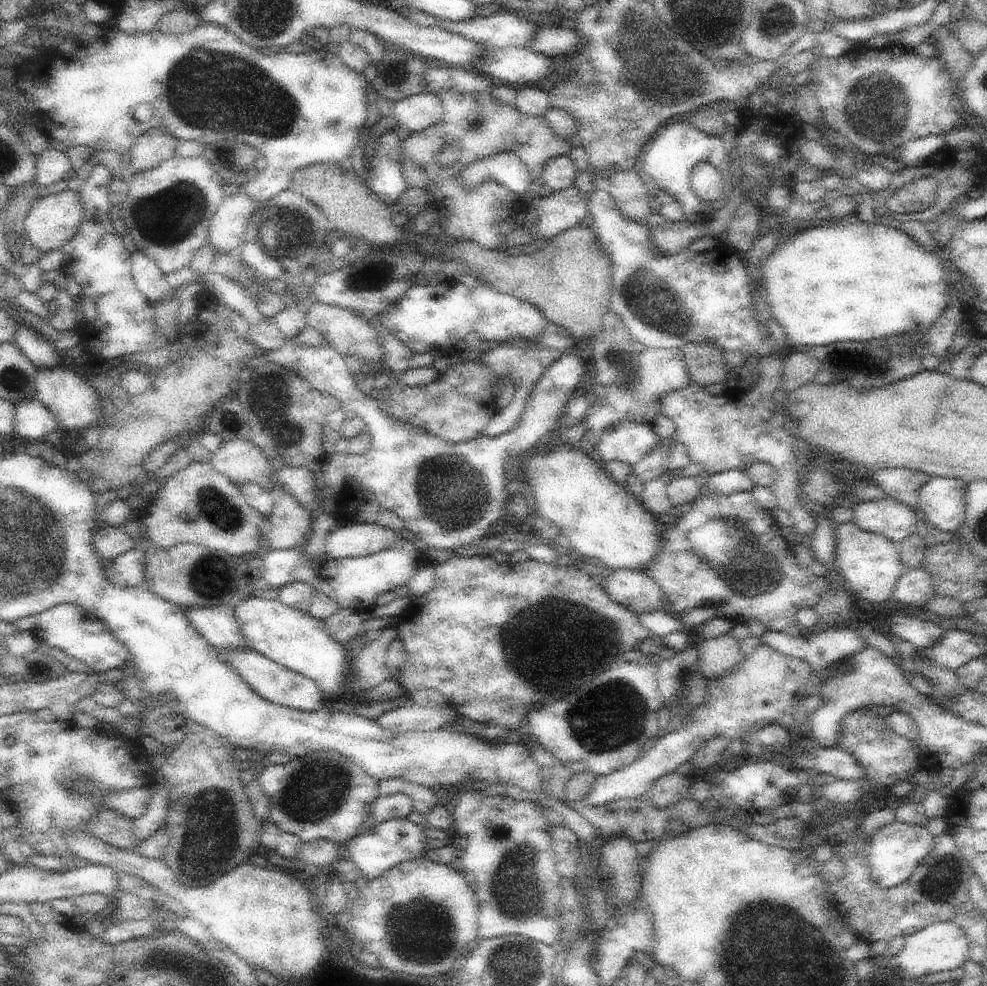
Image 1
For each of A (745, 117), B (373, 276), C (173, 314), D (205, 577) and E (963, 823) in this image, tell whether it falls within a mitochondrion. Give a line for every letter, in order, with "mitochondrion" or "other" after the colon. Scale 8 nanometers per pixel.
A: other
B: mitochondrion
C: other
D: mitochondrion
E: other

